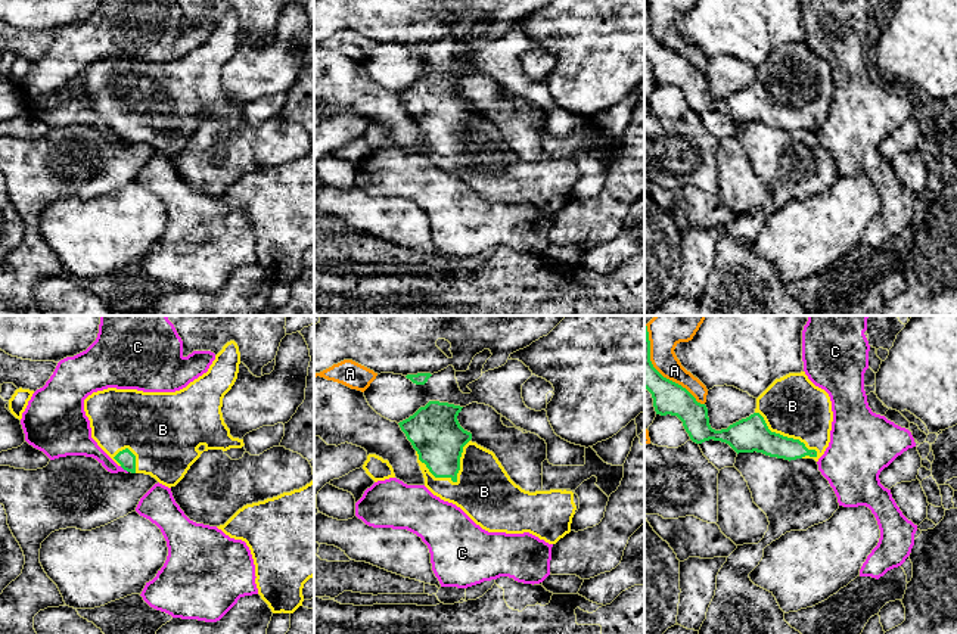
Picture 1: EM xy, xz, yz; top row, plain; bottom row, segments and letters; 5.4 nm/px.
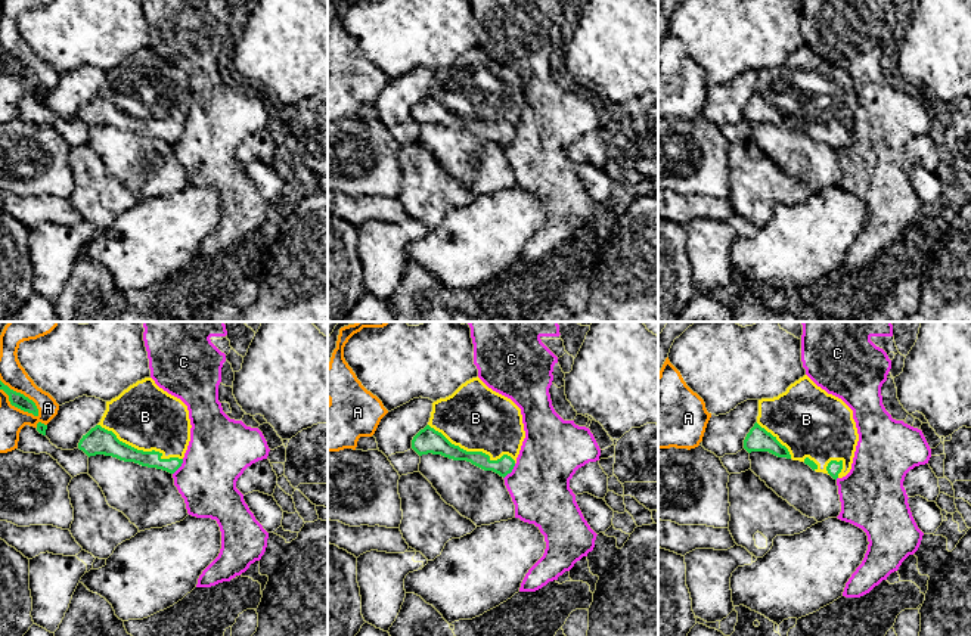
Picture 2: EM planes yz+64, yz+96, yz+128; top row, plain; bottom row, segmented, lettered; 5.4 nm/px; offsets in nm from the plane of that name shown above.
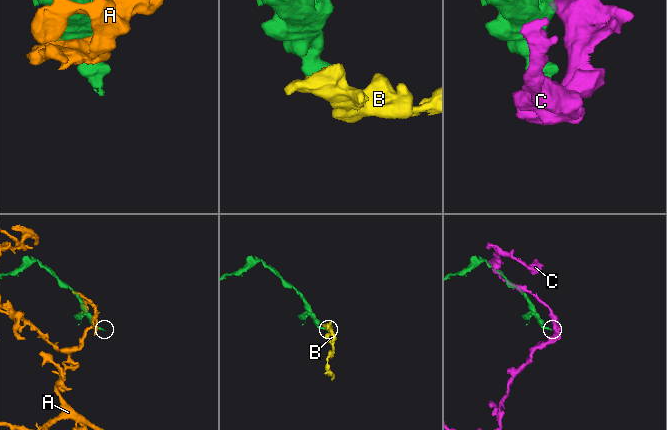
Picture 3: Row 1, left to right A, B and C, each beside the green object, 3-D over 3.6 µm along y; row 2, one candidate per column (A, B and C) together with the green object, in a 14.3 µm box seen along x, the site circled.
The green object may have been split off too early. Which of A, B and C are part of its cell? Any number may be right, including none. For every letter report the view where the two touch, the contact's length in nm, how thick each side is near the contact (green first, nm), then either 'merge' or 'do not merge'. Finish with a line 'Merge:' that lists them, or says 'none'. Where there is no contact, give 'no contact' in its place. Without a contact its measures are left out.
A: yz | 500 nm | 180/140 nm | do not merge
B: xz | 300 nm | 280/320 nm | merge
C: xy | 60 nm | 90/110 nm | do not merge
Merge: B

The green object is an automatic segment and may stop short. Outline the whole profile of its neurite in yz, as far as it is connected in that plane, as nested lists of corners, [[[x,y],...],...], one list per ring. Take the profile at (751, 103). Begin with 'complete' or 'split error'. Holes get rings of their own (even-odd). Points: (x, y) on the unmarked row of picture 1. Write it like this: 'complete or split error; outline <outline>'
split error; outline [[[644,0],[644,58],[652,63],[656,84],[677,86],[696,114],[714,109],[728,114],[737,124],[756,121],[789,131],[818,131],[830,112],[830,66],[805,41],[776,49],[756,68],[754,84],[715,100],[709,94],[706,75],[653,37],[649,1]]]

